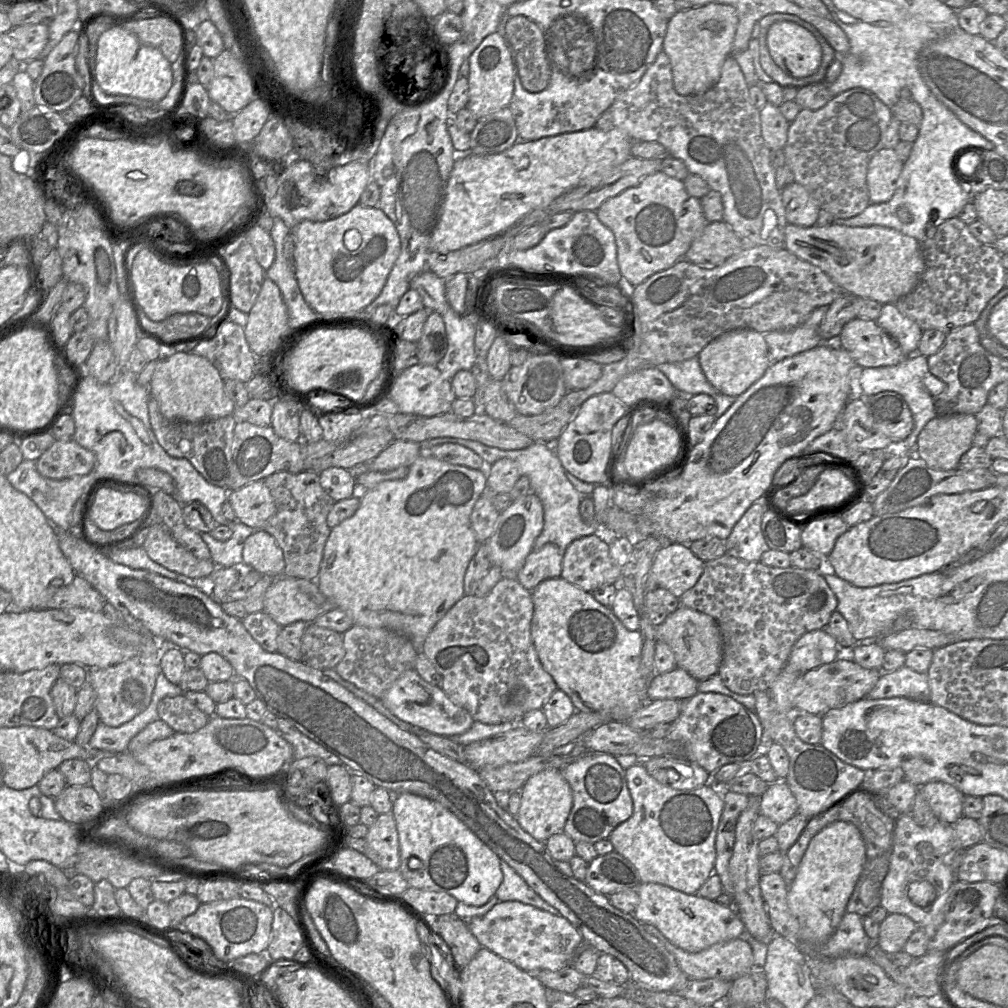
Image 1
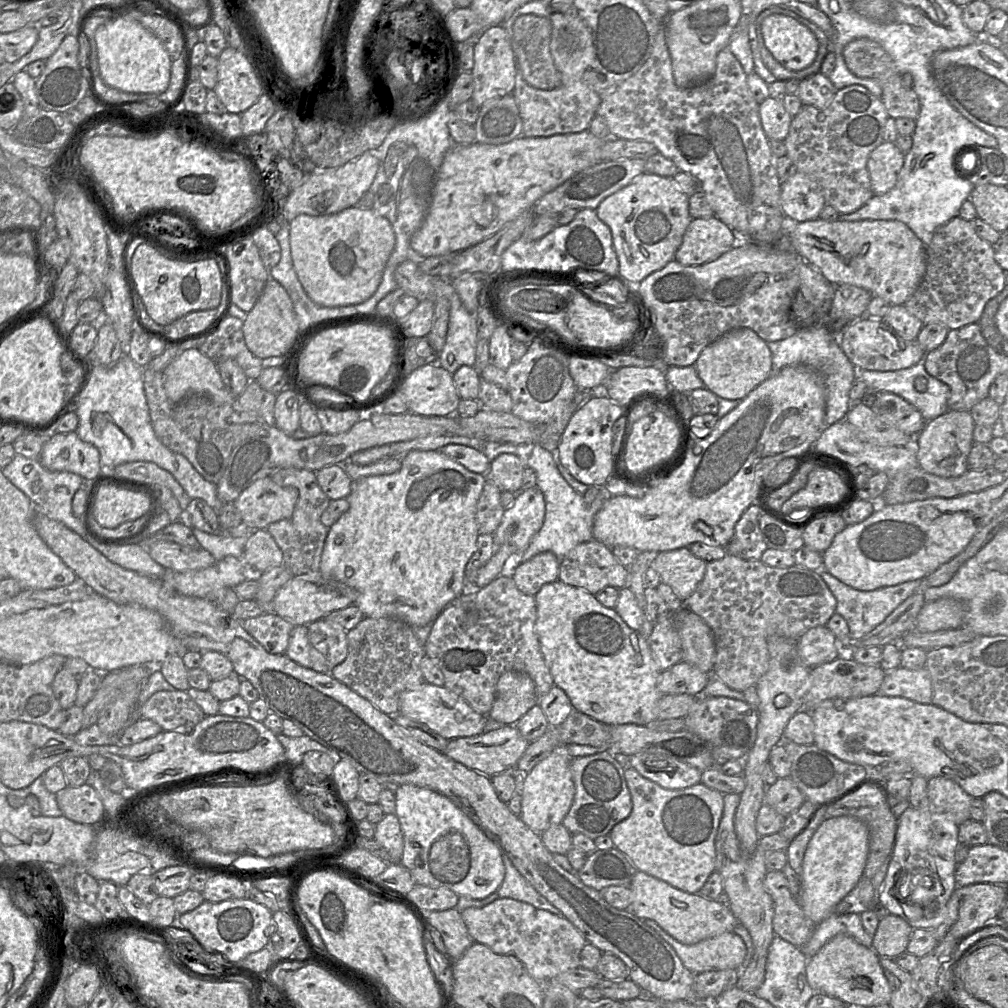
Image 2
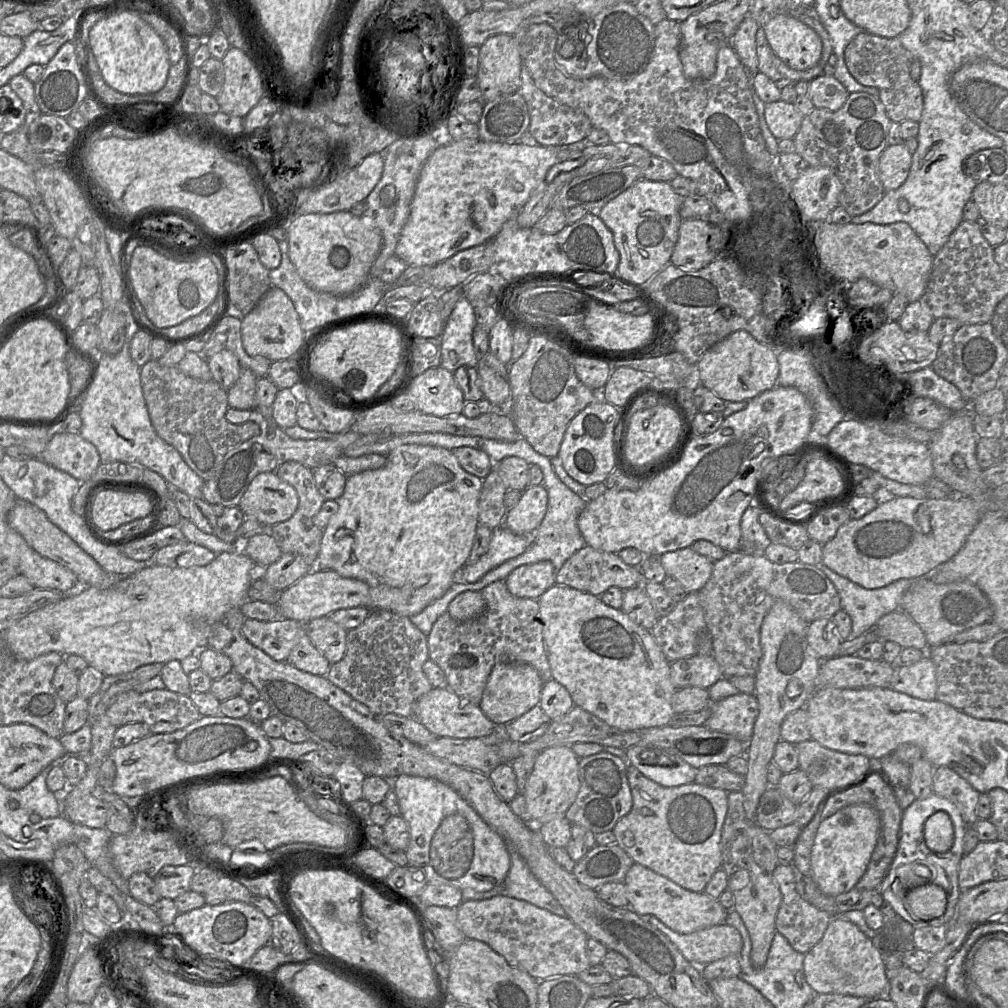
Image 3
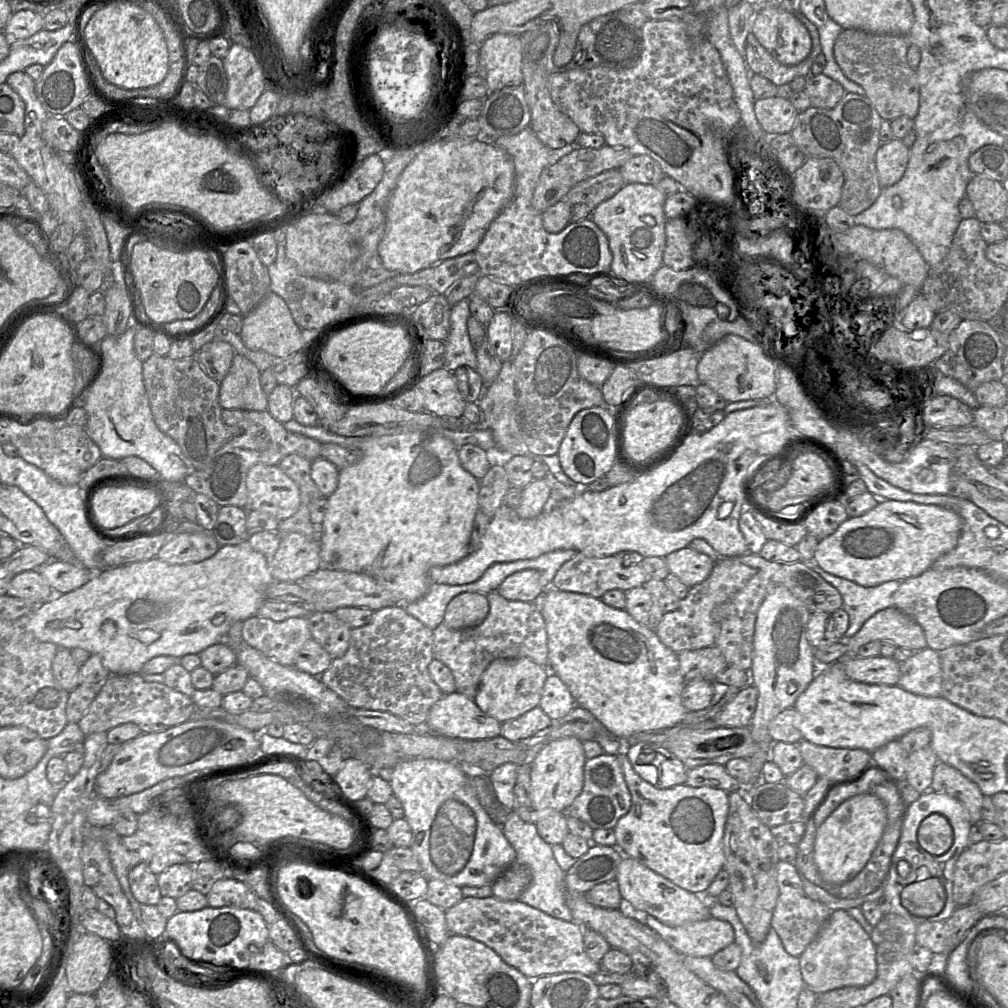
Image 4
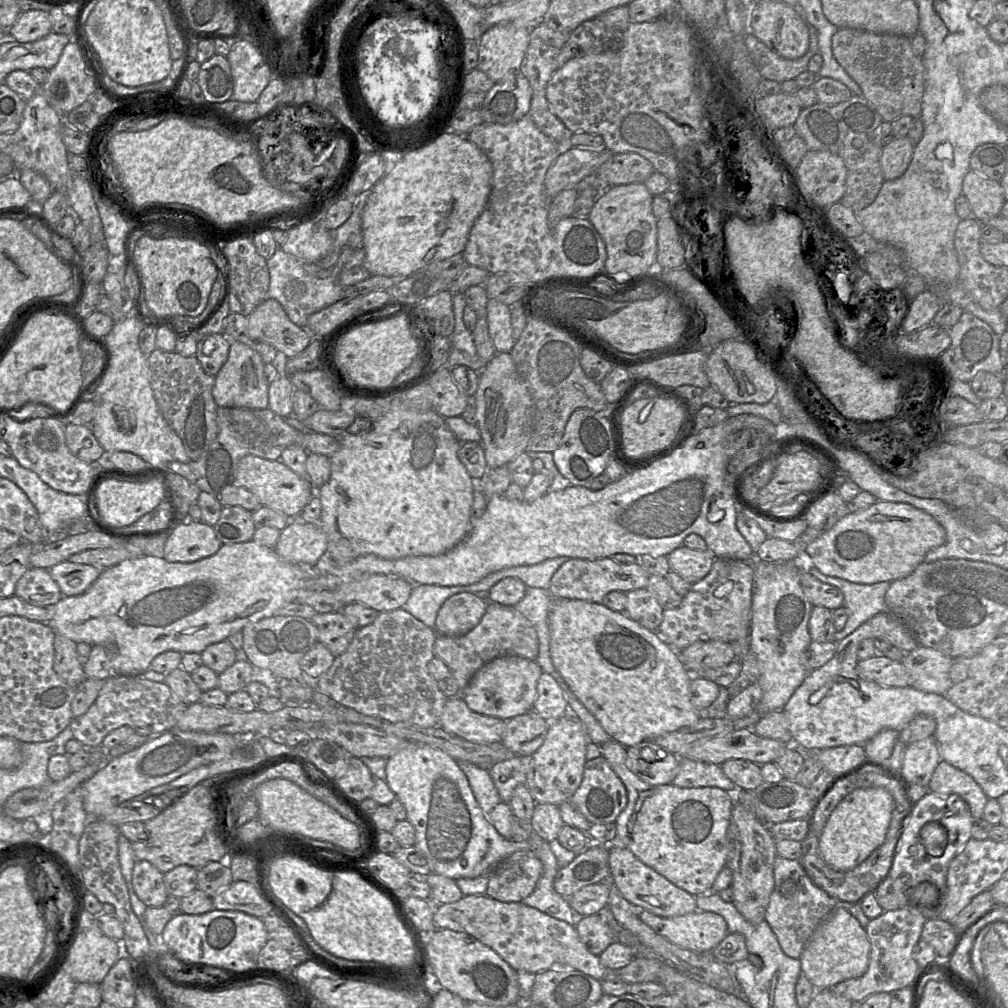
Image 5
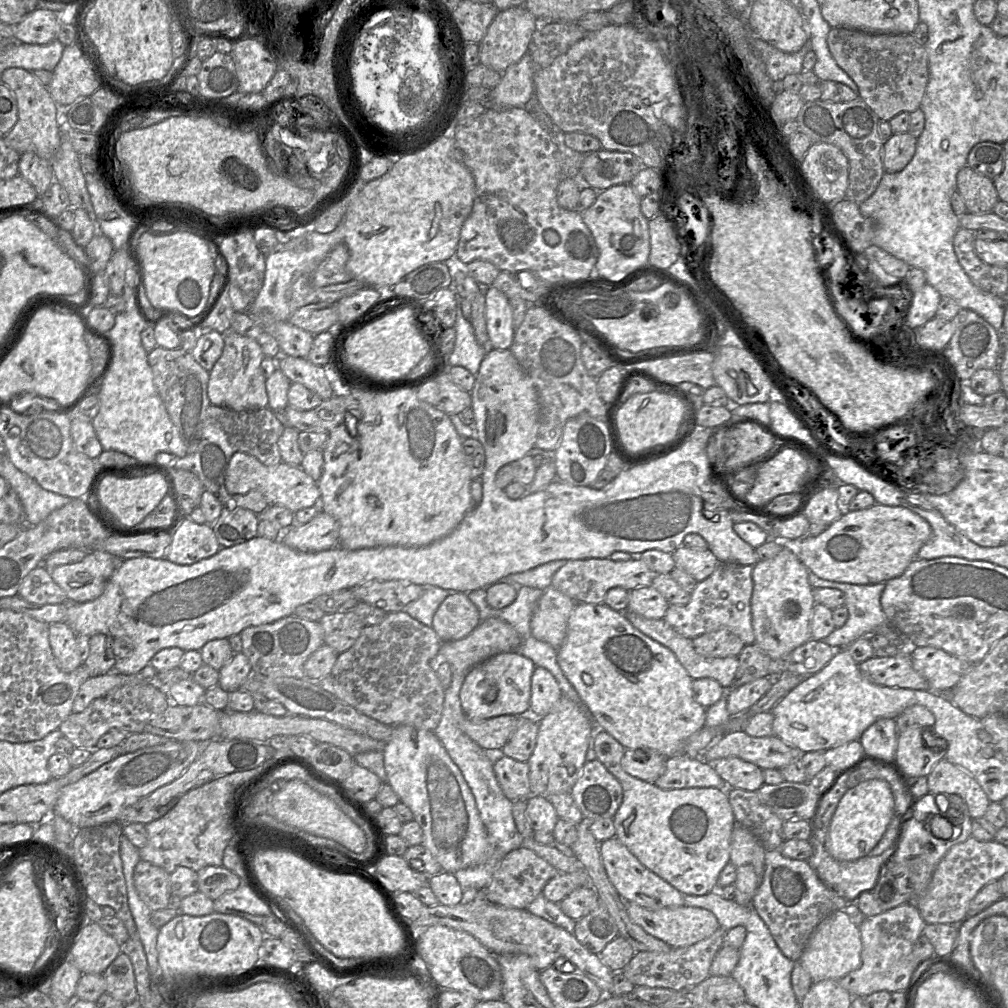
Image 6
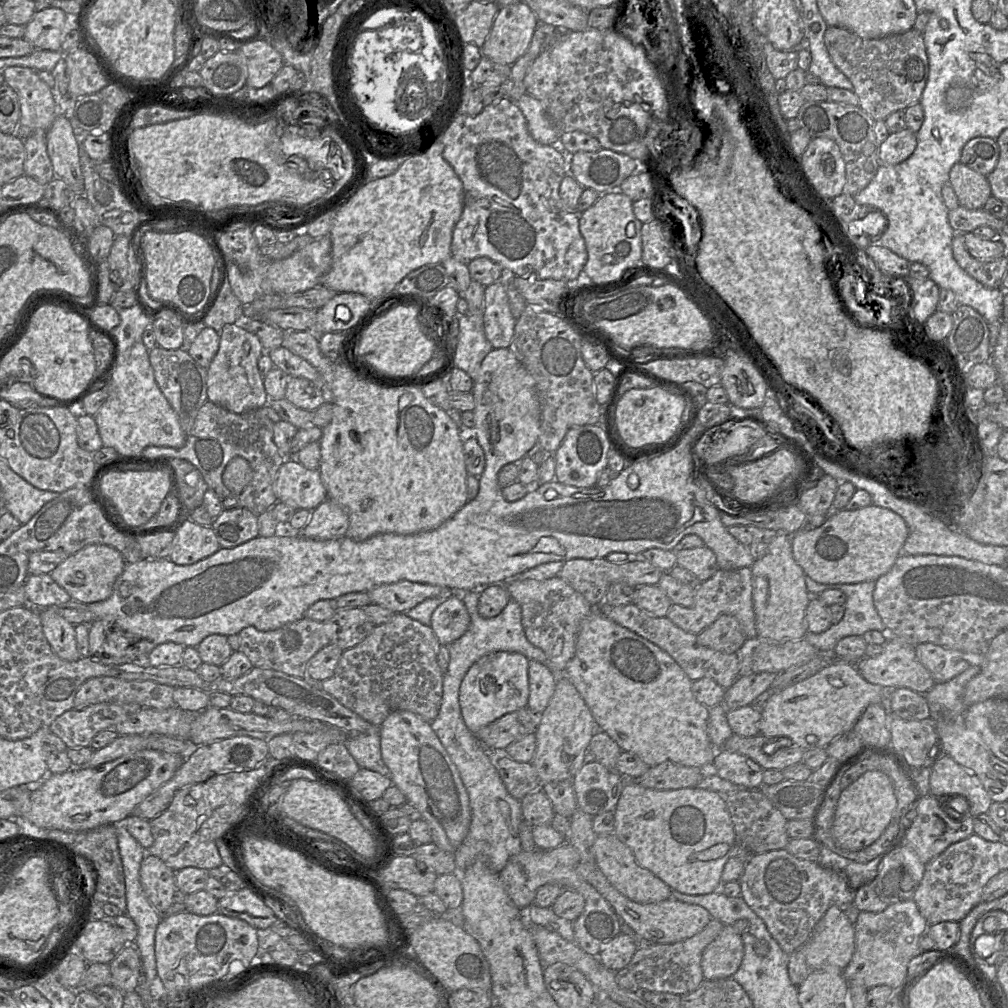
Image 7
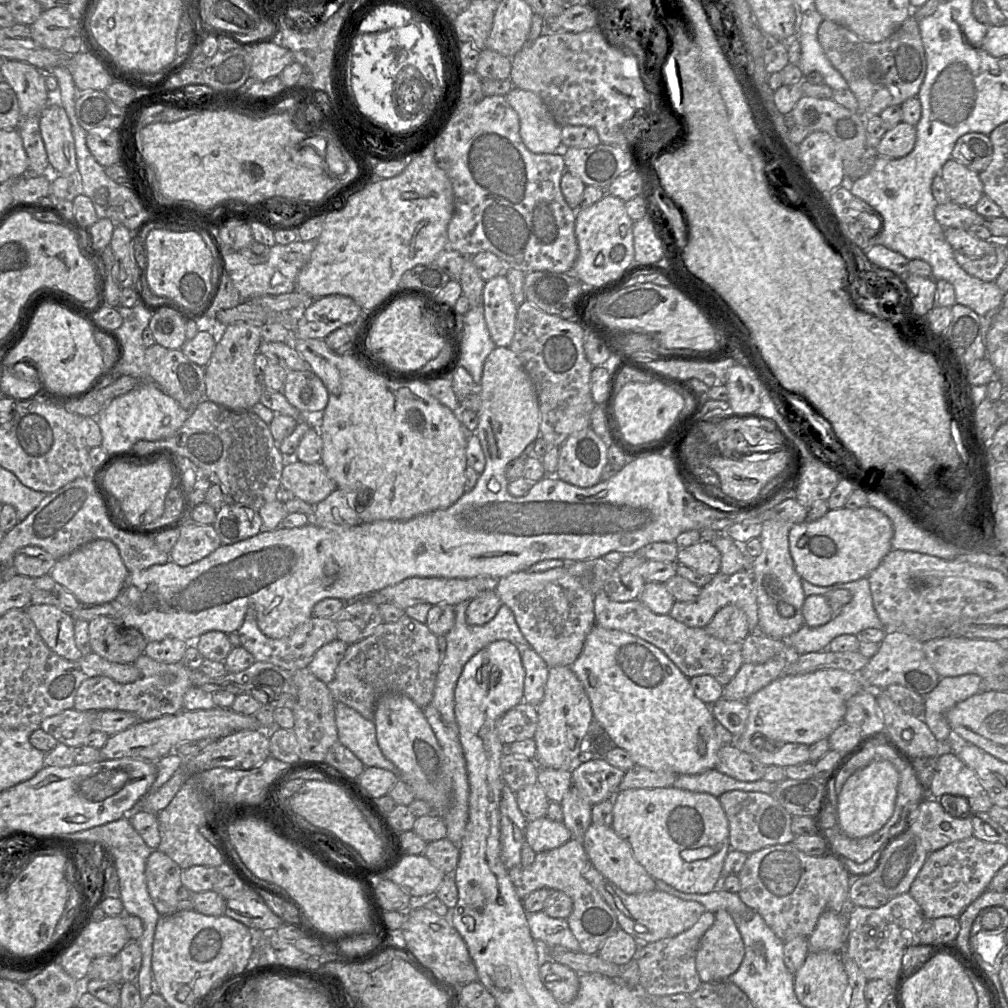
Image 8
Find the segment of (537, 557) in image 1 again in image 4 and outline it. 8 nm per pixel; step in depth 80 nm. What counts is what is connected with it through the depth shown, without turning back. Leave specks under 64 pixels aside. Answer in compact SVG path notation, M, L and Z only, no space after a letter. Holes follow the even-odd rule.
M533 569L518 571L506 577L496 590L506 600L535 602L540 611L541 595L545 592L539 582L540 576Z

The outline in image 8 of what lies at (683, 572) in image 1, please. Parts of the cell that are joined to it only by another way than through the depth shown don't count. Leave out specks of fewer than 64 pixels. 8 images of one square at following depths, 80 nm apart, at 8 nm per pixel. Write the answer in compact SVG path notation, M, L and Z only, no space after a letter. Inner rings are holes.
M702 539L696 544L678 548L677 562L699 573L716 575L720 572L721 553L710 541Z

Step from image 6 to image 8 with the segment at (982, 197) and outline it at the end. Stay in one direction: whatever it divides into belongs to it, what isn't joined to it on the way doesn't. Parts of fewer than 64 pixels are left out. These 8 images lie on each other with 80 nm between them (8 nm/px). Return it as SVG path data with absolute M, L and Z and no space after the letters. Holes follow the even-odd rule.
M950 158L941 169L947 192L952 202L966 208L974 208L984 195L979 173Z

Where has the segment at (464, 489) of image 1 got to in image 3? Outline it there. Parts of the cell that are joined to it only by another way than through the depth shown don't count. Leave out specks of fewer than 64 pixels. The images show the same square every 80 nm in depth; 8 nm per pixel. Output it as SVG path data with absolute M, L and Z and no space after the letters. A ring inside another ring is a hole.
M406 444L391 451L386 464L375 470L366 470L347 476L343 494L337 499L338 510L323 529L316 569L333 570L342 577L358 579L369 587L371 610L380 609L410 617L420 613L433 601L441 598L454 583L454 575L462 568L470 555L476 528L479 524L479 499L483 479L466 472L451 450L430 445Z

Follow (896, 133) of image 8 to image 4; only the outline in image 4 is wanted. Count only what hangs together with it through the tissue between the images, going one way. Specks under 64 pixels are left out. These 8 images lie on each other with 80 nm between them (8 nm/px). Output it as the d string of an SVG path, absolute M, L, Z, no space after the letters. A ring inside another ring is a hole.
M895 138L888 144L882 144L876 153L875 163L879 183L889 187L901 180L910 158L910 149L901 139Z

